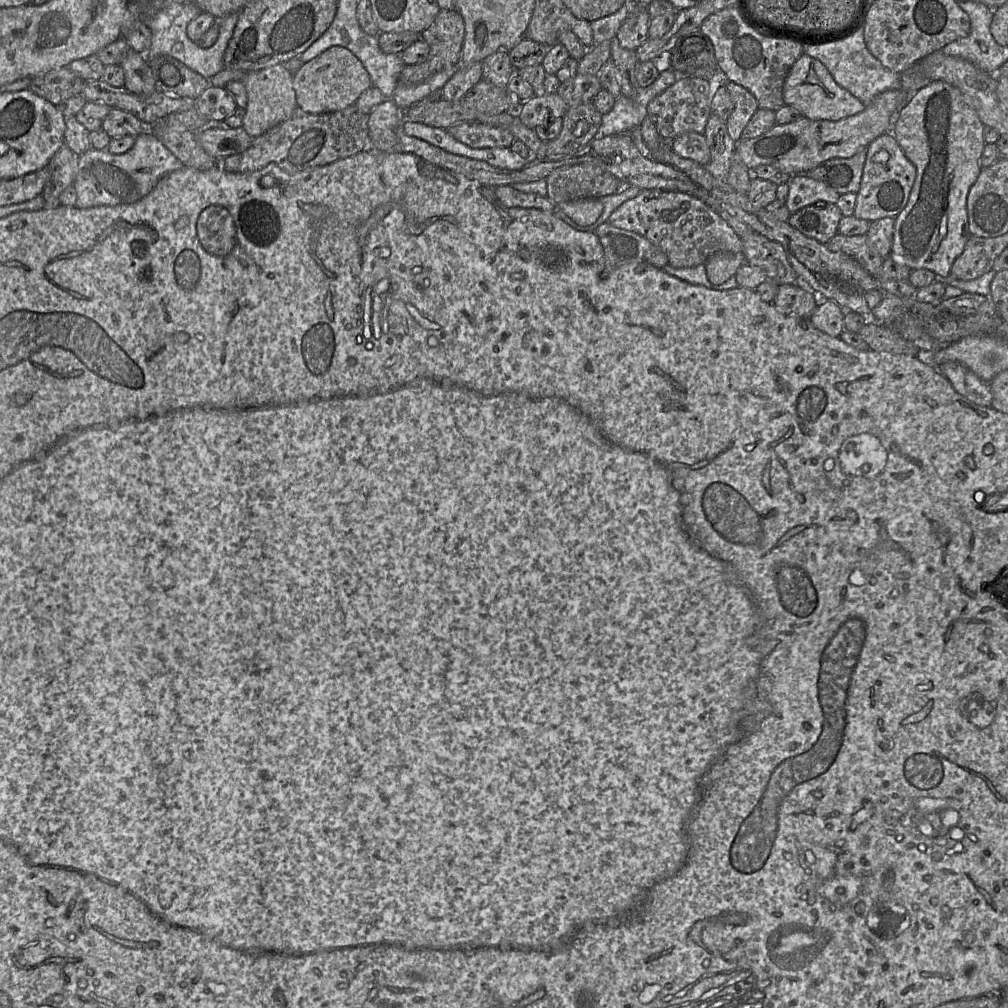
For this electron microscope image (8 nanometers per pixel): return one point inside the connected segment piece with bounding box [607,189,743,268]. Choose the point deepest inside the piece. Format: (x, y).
(687, 230)

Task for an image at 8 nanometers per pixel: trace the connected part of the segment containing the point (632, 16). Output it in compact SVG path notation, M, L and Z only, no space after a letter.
M632 3L629 16L621 25L615 37L623 48L636 50L649 39L647 6Z

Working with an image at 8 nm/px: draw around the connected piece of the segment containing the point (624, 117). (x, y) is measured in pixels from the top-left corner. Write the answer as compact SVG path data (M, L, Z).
M664 69L659 77L646 88L637 88L631 97L620 95L612 110L602 115L601 126L596 138L629 132L639 127L648 116L648 104L655 97L665 91L677 81L676 73L671 69Z

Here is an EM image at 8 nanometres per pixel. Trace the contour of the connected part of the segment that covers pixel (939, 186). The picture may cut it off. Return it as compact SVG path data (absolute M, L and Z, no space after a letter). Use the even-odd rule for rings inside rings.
M943 81L931 82L926 87L920 89L908 98L906 105L899 112L896 122L892 127L892 134L903 150L905 156L916 168L916 178L912 187L909 200L905 208L895 217L893 243L890 257L899 265L905 265L911 270L928 269L934 272L937 279L945 279L950 276L951 267L958 256L960 256L965 248L967 240L970 237L967 214L967 196L970 188L976 182L982 170L980 166L980 158L986 145L983 136L984 125L980 121L976 111L970 107L964 100L962 92Z

